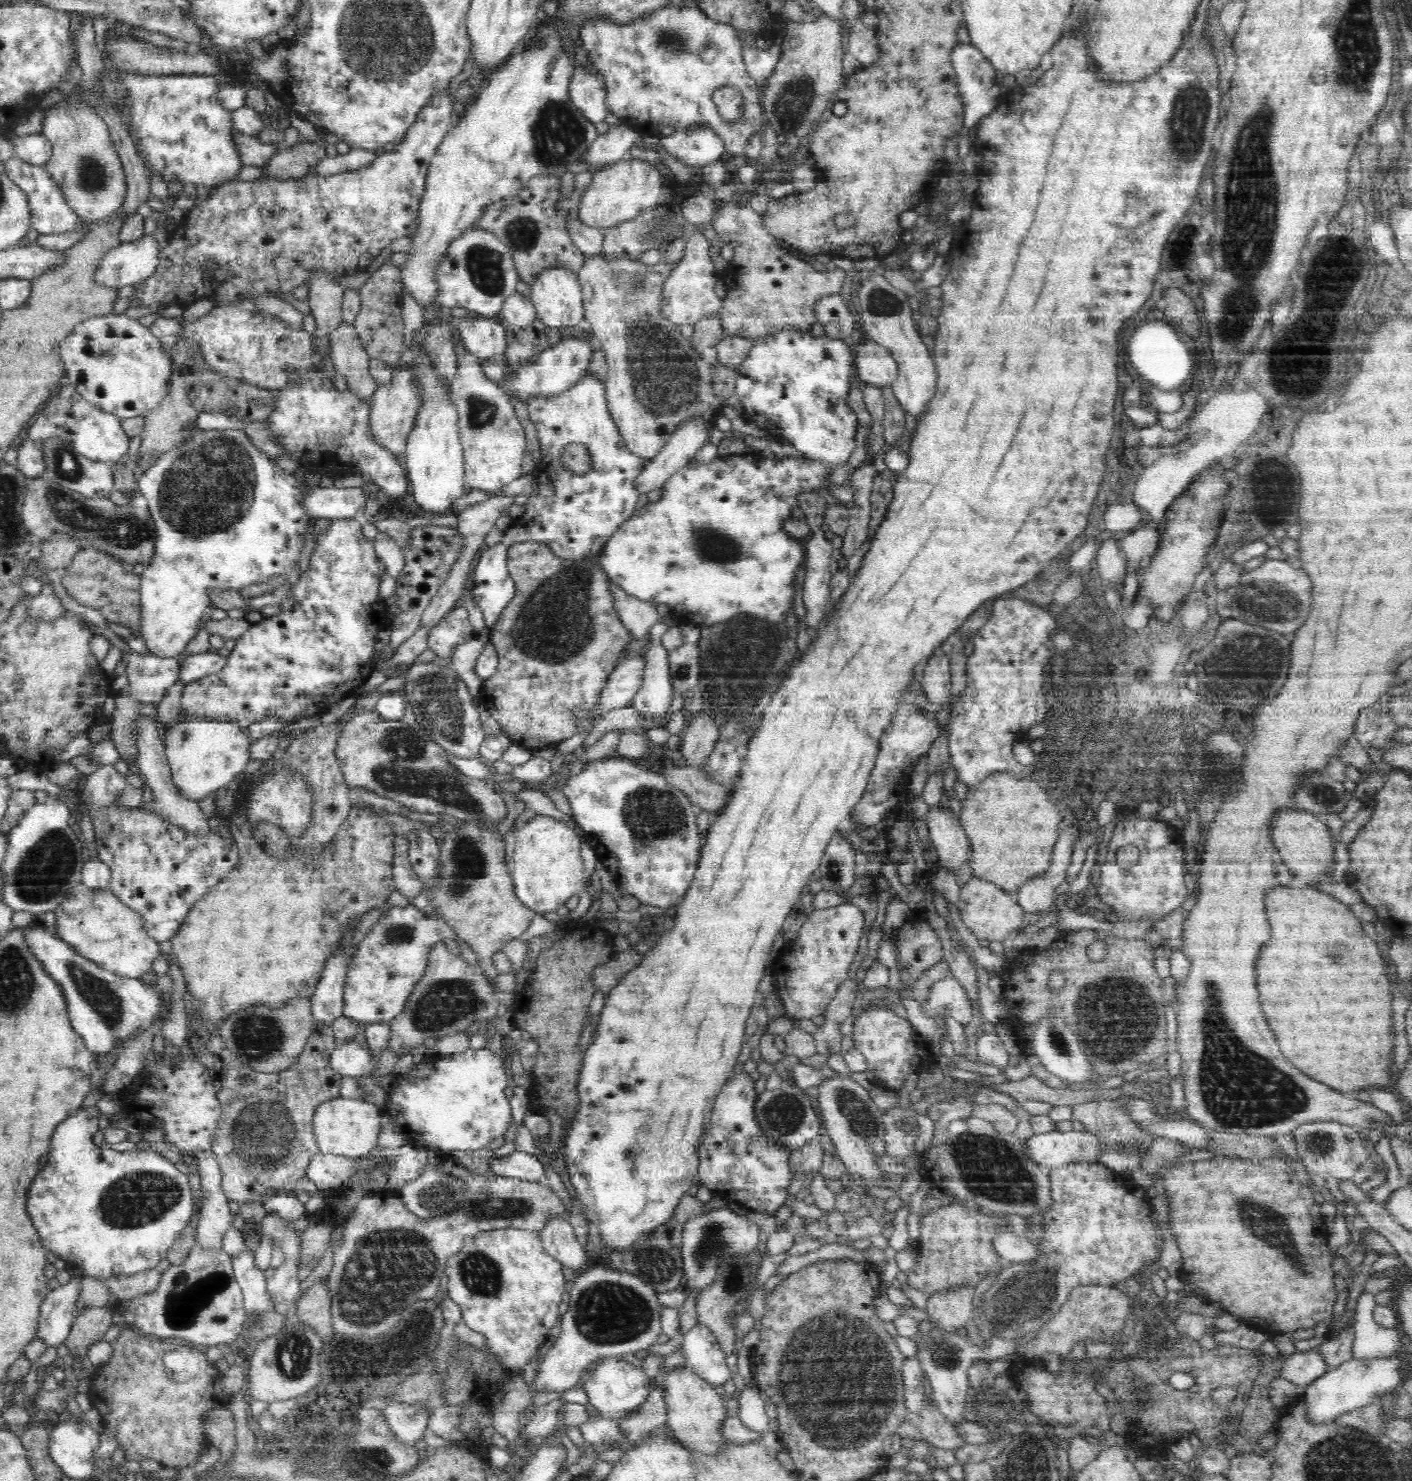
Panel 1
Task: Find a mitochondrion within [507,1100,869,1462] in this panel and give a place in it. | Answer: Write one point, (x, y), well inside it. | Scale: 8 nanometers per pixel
(605, 1313)

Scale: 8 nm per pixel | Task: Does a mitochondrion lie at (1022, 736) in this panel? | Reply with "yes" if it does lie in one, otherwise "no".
no

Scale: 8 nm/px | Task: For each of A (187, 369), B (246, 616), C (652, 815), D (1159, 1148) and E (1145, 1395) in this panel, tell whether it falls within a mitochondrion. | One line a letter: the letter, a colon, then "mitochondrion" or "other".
A: other
B: other
C: mitochondrion
D: other
E: mitochondrion

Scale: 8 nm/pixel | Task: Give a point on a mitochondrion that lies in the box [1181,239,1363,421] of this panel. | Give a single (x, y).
(1296, 367)

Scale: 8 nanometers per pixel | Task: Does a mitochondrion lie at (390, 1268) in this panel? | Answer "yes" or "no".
yes

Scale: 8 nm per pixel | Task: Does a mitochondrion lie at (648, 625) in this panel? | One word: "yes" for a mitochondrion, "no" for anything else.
no

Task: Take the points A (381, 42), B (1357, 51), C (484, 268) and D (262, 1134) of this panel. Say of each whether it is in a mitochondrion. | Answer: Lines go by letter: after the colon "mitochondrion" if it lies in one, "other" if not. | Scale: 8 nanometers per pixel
A: mitochondrion
B: mitochondrion
C: mitochondrion
D: mitochondrion

